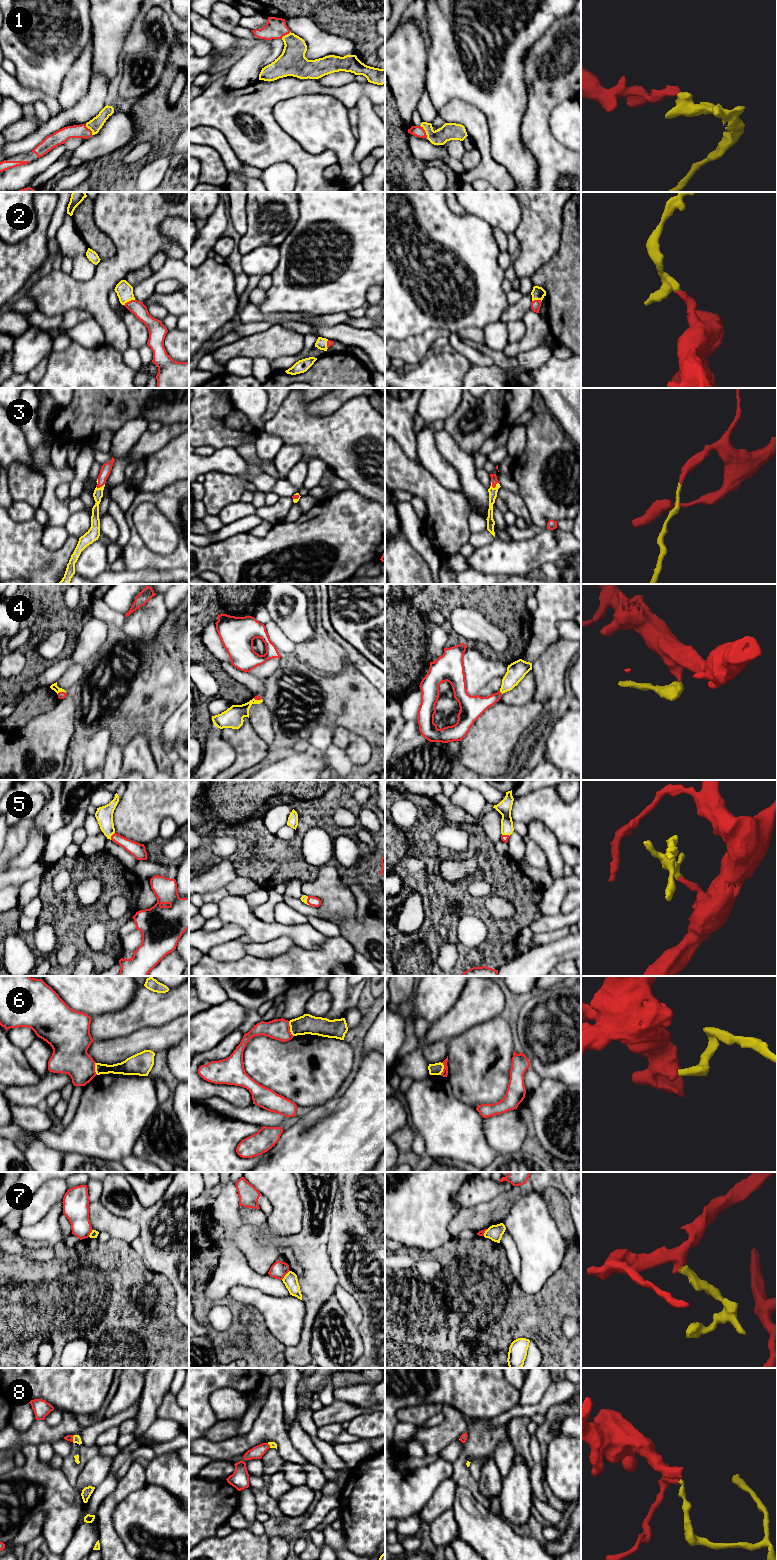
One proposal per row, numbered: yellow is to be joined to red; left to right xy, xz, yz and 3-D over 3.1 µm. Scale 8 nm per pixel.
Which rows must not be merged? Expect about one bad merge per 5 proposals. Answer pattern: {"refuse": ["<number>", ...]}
{"refuse": ["6", "7"]}

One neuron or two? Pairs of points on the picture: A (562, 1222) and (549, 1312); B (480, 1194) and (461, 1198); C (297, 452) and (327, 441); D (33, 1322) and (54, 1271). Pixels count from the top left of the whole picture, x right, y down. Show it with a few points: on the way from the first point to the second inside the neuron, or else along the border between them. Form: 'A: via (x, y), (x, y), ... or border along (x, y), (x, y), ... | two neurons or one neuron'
A: border along (564, 1238), (570, 1241) | two neurons
B: via (475, 1194), (470, 1194), (466, 1197) | one neuron
C: border along (283, 443), (298, 445), (302, 449), (301, 459) | two neurons
D: via (37, 1309), (51, 1293), (51, 1284) | one neuron

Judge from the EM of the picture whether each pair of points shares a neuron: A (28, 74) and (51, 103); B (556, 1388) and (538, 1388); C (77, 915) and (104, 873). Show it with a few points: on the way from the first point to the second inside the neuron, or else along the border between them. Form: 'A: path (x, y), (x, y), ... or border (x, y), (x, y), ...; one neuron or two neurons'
A: border (19, 83), (26, 87), (39, 89), (55, 98); two neurons
B: border (552, 1381), (542, 1398), (533, 1406); two neurons
C: path (90, 913), (105, 898), (107, 886); one neuron

